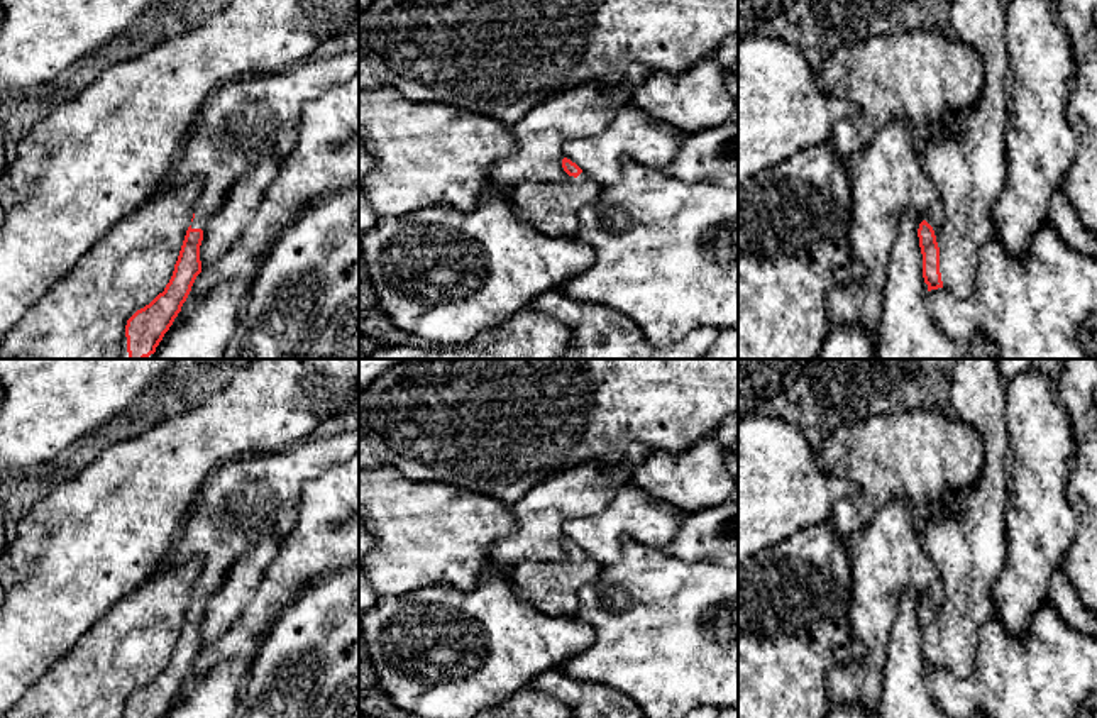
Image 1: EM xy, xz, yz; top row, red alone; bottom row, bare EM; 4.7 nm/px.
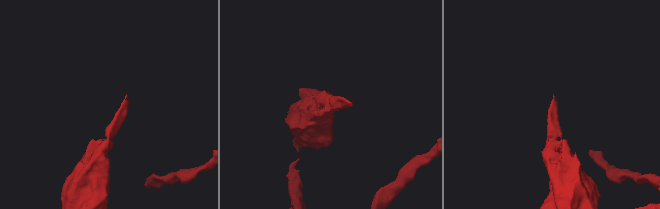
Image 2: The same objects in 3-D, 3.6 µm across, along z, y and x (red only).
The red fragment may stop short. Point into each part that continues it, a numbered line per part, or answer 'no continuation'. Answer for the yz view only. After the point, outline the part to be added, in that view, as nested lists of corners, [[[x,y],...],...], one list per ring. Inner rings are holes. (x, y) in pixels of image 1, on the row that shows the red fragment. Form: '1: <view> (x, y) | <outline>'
1: yz (965, 161) | [[[951,0],[950,22],[955,37],[978,52],[984,85],[970,108],[956,112],[943,130],[926,134],[918,156],[941,202],[941,220],[933,230],[943,288],[970,300],[978,251],[995,237],[992,210],[1007,176],[1006,3]]]

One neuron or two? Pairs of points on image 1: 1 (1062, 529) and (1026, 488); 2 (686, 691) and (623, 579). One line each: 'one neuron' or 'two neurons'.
1: one neuron
2: one neuron

